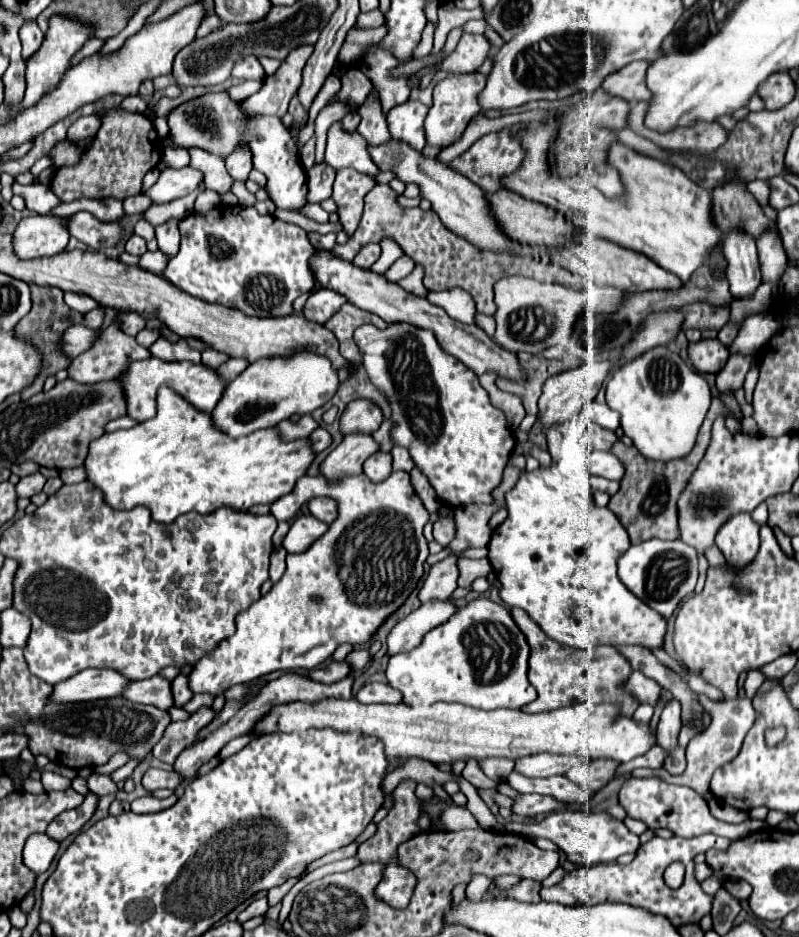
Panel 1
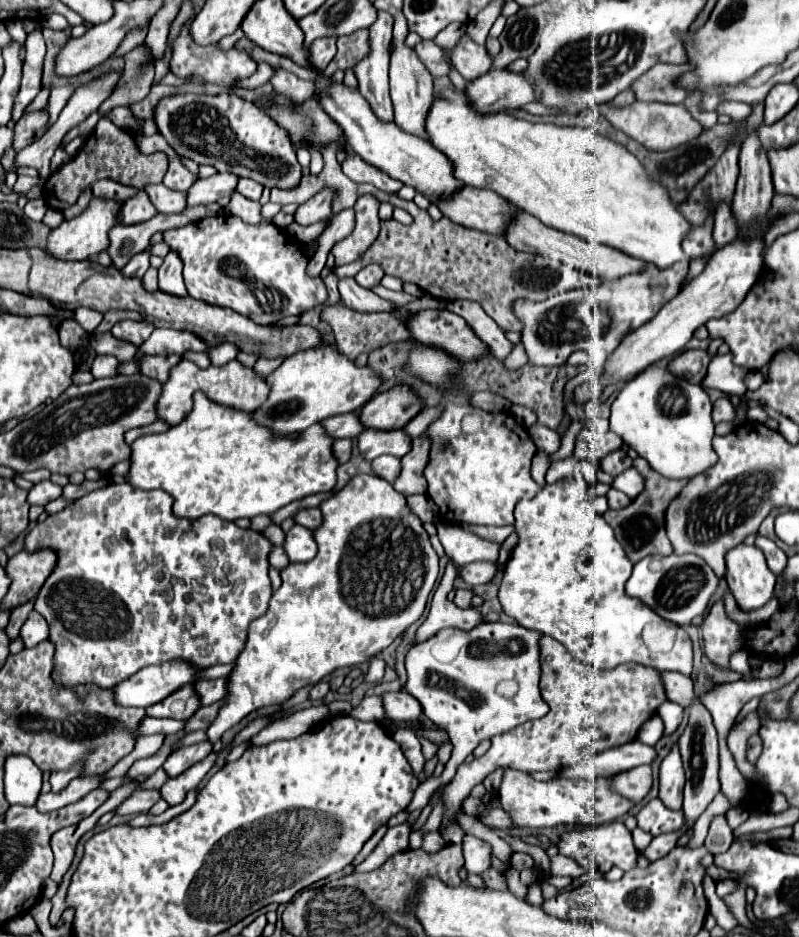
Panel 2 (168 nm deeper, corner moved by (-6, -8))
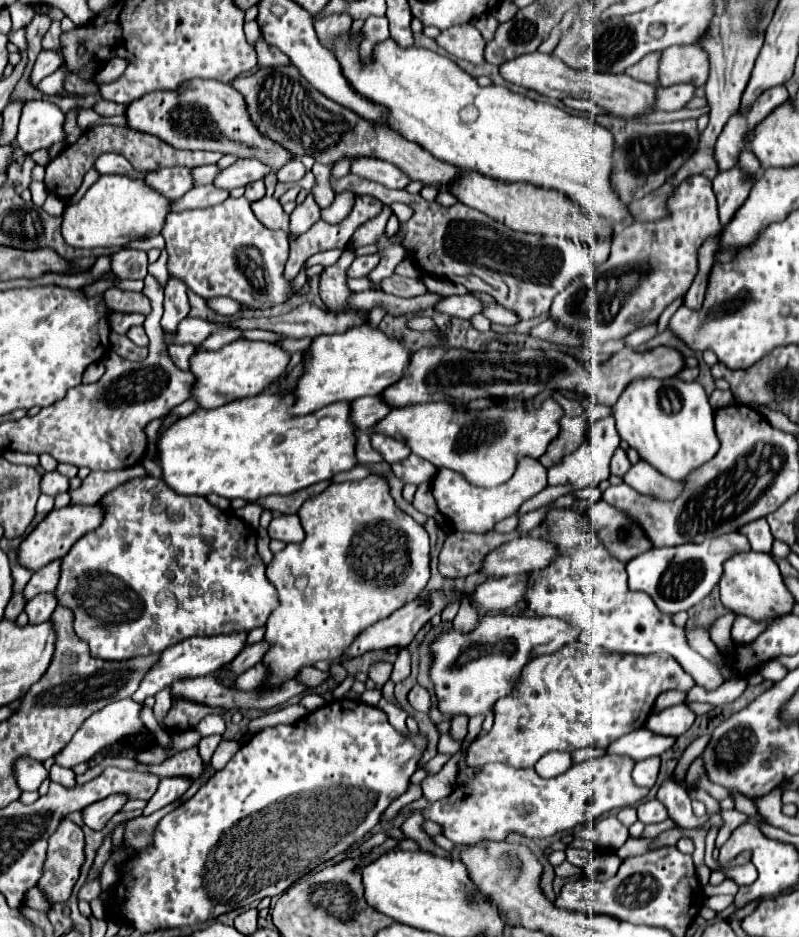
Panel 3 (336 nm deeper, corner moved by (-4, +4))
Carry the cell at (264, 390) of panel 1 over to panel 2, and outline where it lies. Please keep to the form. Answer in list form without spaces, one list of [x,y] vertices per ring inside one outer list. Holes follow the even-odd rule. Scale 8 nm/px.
[[[335,344],[309,348],[289,356],[273,374],[267,376],[271,386],[265,406],[255,410],[259,424],[269,426],[277,436],[303,432],[315,422],[329,416],[355,412],[363,408],[383,384],[381,376],[371,366],[357,366],[353,360],[341,356]]]

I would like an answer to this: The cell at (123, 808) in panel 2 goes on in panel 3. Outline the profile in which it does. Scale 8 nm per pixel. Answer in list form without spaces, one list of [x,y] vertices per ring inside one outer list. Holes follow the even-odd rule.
[[[115,794],[115,796],[107,796],[107,800],[101,800],[101,802],[95,802],[91,806],[87,806],[83,810],[83,820],[89,828],[93,830],[101,830],[107,820],[117,814],[125,804],[127,804],[127,796],[121,796],[121,794]]]

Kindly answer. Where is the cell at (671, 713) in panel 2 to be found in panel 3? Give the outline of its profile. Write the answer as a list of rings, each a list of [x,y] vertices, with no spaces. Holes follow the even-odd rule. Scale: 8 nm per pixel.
[[[677,704],[647,718],[645,726],[655,734],[679,736],[691,728],[693,720],[695,720],[695,714],[685,704]]]

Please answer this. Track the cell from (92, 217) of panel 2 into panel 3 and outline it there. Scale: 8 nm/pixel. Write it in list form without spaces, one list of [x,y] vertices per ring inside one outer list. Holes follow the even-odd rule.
[[[103,174],[77,204],[65,208],[61,234],[65,242],[75,248],[121,248],[129,240],[139,240],[147,234],[159,234],[167,214],[169,200],[147,188],[143,180],[133,180],[119,174]]]

